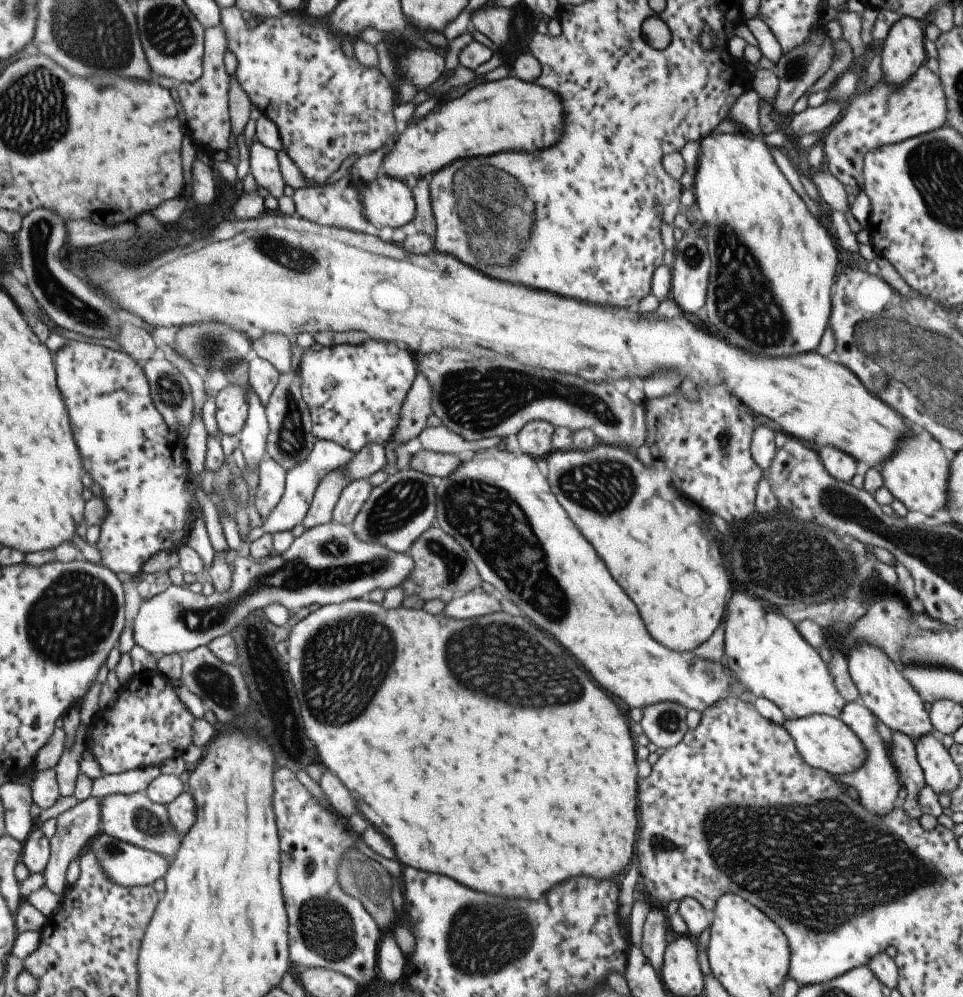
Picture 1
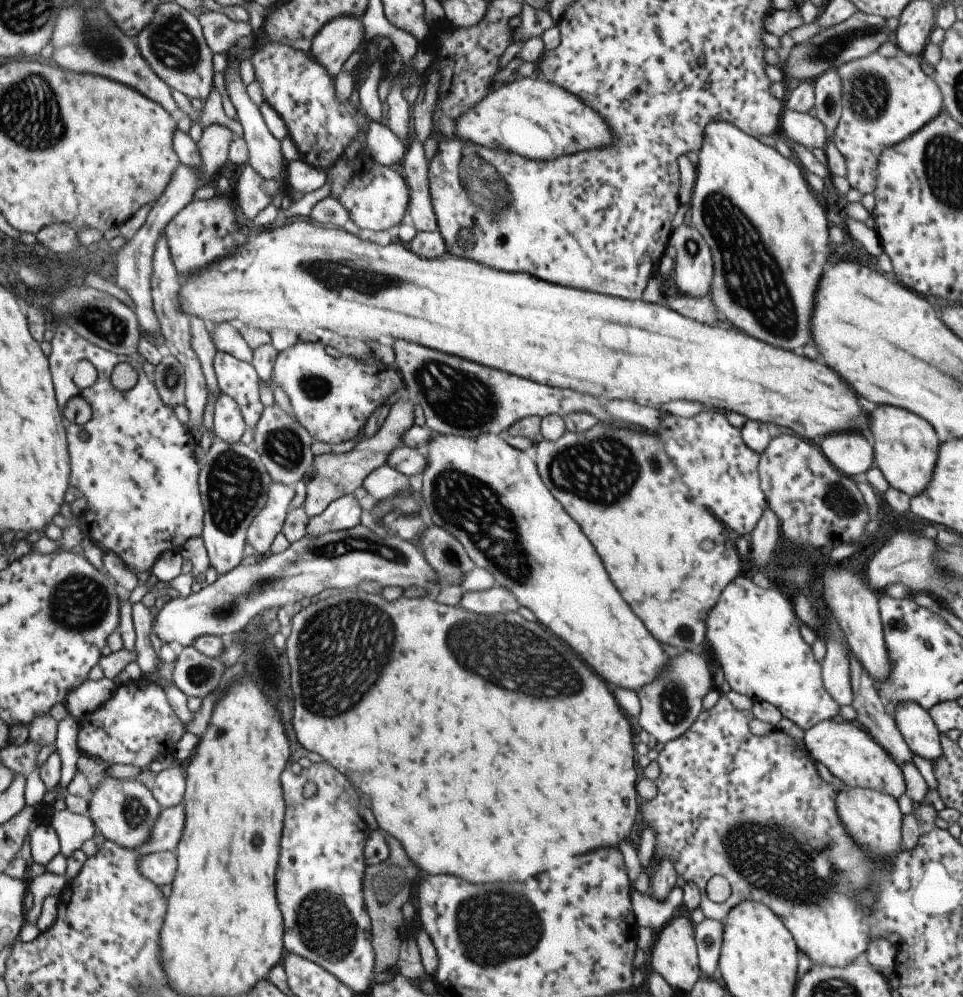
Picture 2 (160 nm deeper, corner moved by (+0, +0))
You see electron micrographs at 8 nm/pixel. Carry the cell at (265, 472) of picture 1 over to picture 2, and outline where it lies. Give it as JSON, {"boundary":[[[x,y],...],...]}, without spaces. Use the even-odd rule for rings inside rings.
{"boundary":[[[271,483],[267,493],[266,505],[254,516],[246,530],[246,552],[257,557],[266,556],[271,541],[280,533],[286,517],[287,505],[295,491],[279,483]]]}

